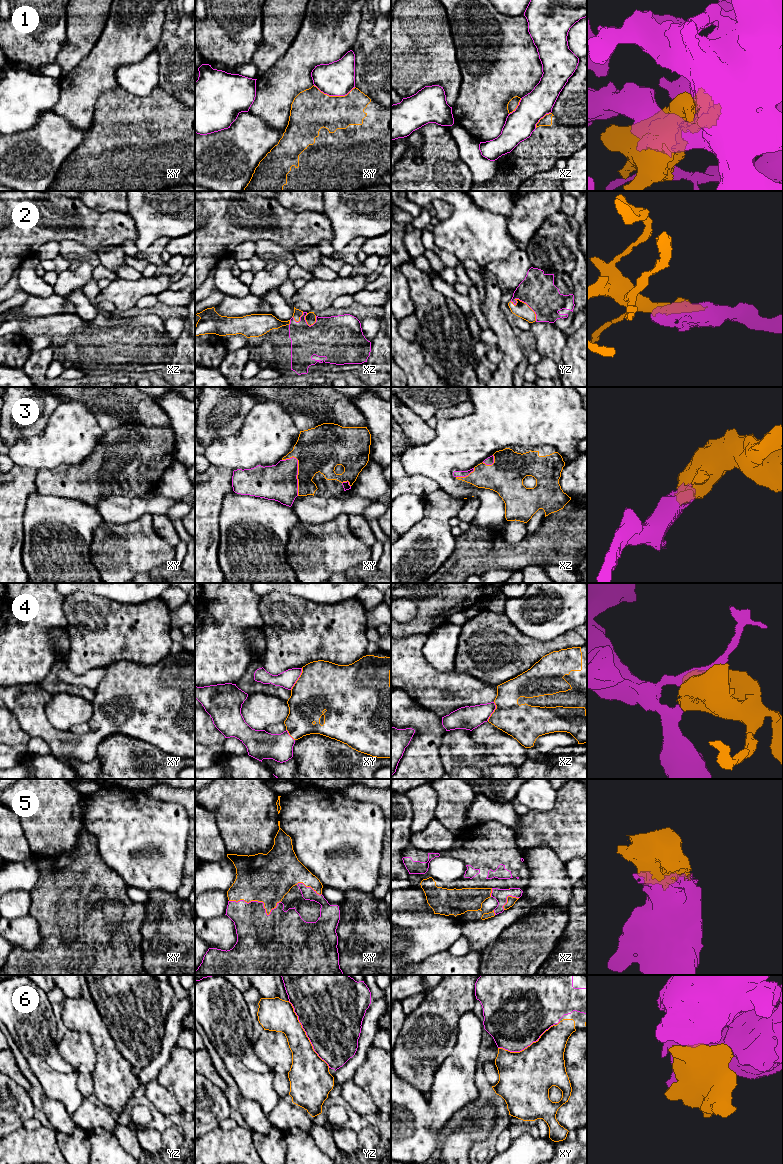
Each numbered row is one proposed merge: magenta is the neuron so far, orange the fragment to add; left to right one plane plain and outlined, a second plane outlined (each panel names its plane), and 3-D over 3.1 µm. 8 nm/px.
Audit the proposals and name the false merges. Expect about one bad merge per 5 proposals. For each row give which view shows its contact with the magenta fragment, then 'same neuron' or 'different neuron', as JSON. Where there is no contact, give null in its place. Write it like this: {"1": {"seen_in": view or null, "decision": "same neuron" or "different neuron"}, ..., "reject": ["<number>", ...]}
{"1": {"seen_in": "xy", "decision": "different neuron"}, "2": {"seen_in": "yz", "decision": "same neuron"}, "3": {"seen_in": "xy", "decision": "same neuron"}, "4": {"seen_in": "xy", "decision": "same neuron"}, "5": {"seen_in": "xy", "decision": "same neuron"}, "6": {"seen_in": "yz", "decision": "same neuron"}, "reject": ["1"]}

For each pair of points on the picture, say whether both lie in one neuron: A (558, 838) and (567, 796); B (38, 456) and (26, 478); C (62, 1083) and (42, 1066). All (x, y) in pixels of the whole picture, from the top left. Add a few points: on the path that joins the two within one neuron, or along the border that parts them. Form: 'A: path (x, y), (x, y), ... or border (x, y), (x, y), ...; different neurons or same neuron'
A: path (567, 828), (567, 806); same neuron
B: border (14, 464), (28, 466), (37, 470); different neurons
C: path (57, 1081), (47, 1071); same neuron

